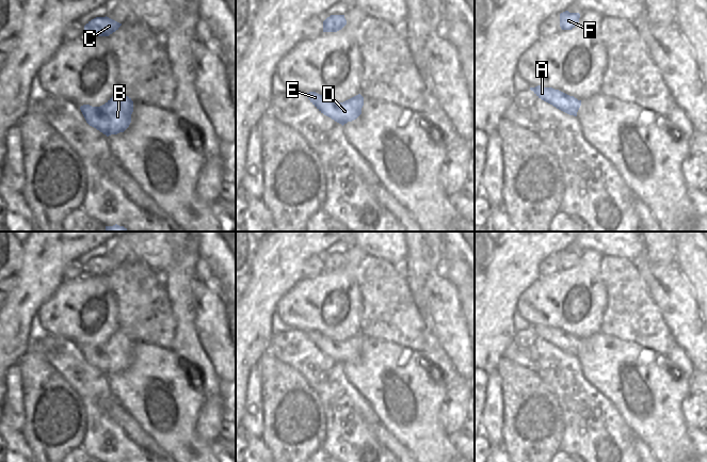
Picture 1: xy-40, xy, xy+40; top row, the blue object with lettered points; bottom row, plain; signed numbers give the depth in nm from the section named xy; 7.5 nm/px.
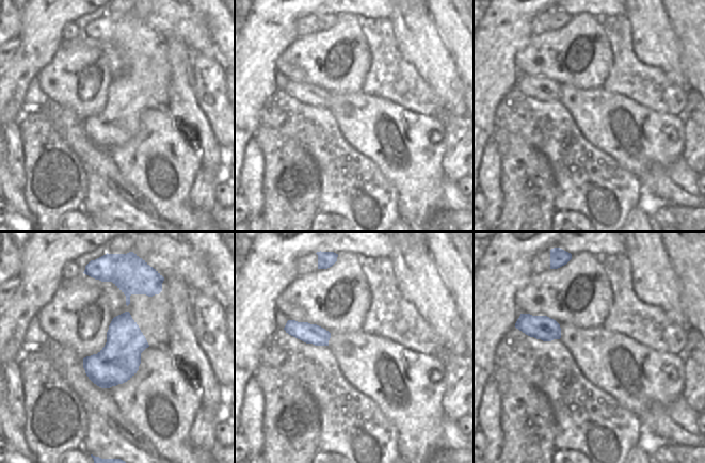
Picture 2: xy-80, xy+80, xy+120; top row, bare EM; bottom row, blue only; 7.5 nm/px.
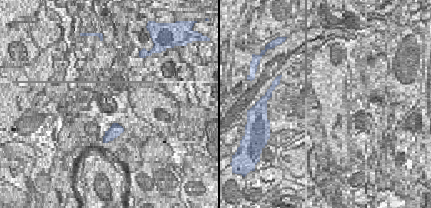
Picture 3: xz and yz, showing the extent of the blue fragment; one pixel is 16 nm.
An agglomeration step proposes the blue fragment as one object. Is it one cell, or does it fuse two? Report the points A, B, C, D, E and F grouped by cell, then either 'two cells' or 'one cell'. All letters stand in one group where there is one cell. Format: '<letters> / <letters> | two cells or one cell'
A B C D E F | one cell

